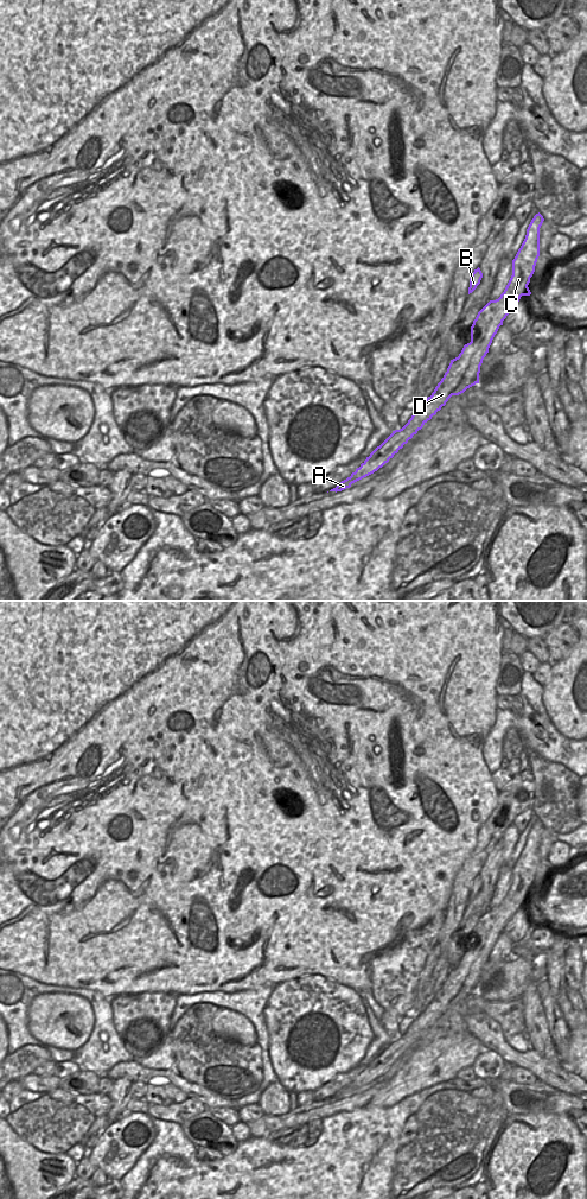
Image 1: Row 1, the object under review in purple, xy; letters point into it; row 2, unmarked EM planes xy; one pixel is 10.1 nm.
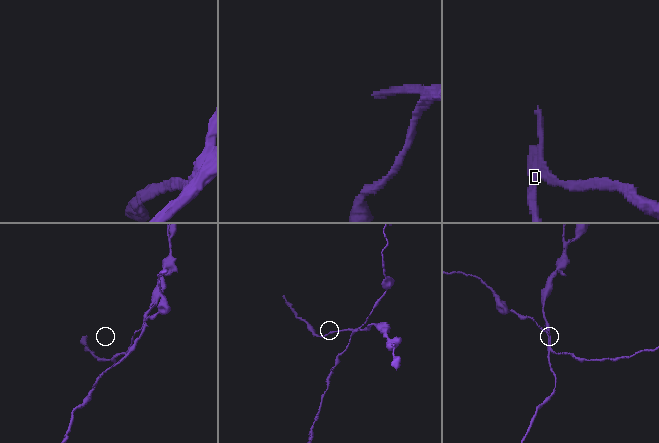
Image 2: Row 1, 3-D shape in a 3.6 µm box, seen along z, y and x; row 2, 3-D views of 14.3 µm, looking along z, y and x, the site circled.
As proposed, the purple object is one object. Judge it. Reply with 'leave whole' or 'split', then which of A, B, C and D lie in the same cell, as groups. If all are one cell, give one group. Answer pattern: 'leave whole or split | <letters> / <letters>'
split | A C D / B

